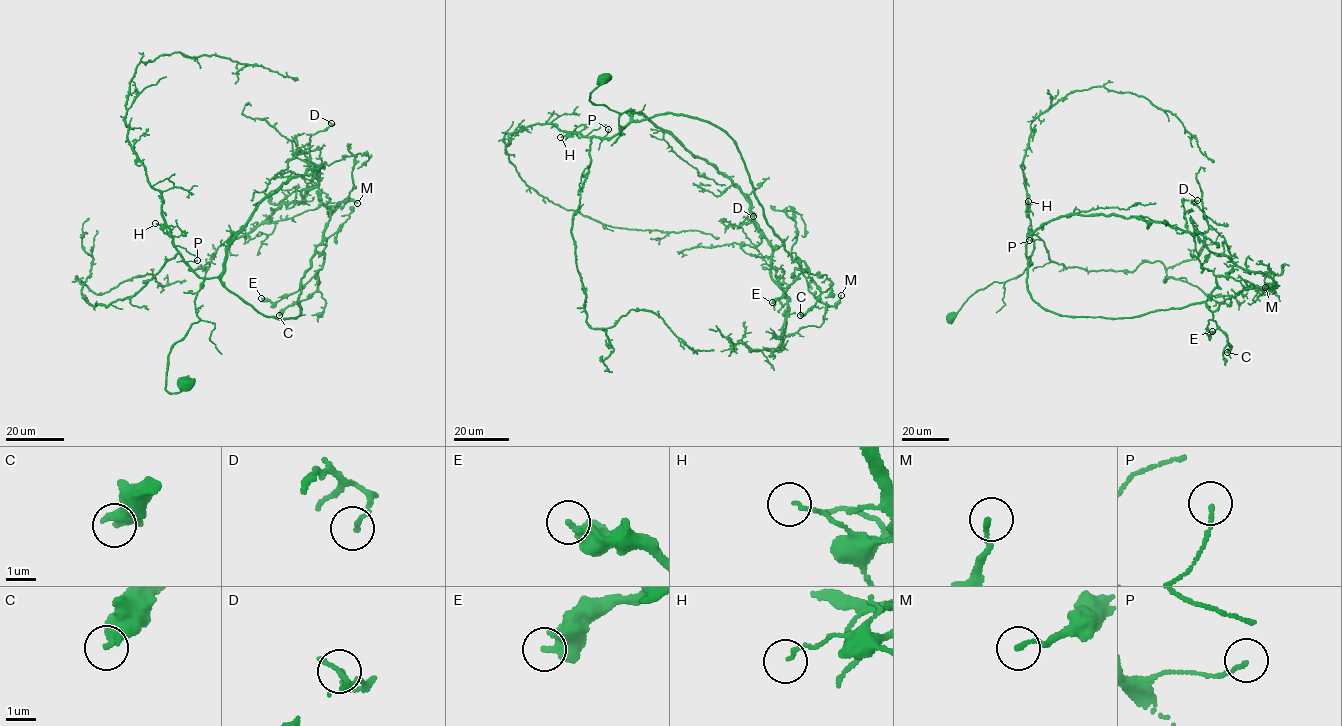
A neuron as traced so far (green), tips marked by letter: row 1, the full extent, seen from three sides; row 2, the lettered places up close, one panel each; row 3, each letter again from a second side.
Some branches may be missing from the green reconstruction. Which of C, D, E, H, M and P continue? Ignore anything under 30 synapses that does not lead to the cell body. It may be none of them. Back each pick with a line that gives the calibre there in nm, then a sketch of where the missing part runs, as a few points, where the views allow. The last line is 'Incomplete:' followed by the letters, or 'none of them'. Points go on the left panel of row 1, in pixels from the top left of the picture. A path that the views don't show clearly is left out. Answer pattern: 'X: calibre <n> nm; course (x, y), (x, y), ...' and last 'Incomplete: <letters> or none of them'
Incomplete: none of them

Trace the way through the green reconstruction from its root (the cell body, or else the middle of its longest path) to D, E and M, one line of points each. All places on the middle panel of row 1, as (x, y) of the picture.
D: (603, 79), (589, 99), (618, 113), (621, 135), (639, 111), (739, 189), (776, 281), (740, 226), (753, 216)
E: (603, 79), (589, 99), (618, 113), (621, 135), (670, 113), (732, 139), (766, 223), (809, 268), (772, 302)
M: (603, 79), (589, 99), (618, 113), (621, 135), (670, 113), (725, 133), (808, 289), (829, 306), (841, 295)

